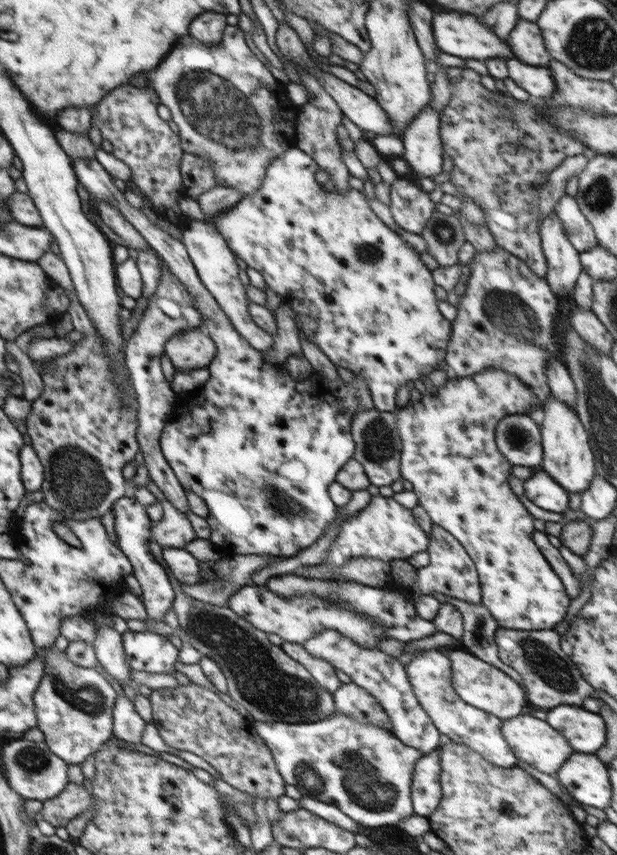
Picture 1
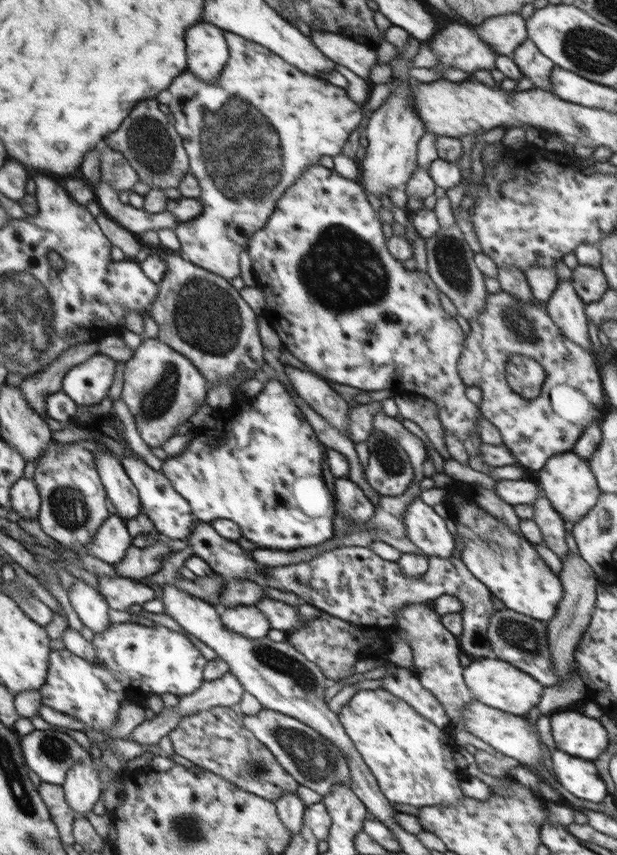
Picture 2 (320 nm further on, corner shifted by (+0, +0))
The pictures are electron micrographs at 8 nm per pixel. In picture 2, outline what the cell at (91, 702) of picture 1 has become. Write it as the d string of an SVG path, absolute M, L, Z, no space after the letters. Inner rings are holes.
M87 757L72 766L61 785L66 803L77 816L86 817L98 802L102 790L97 769L93 767L92 757Z

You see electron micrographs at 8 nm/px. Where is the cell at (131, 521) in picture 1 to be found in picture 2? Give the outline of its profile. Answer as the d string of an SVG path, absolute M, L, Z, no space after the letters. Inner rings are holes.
M108 451L96 453L95 467L120 518L125 521L136 519L140 510L139 492L126 474L121 459Z

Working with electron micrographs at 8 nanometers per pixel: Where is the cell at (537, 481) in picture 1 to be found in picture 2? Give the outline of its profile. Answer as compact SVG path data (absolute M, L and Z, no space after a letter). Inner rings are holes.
M530 477L520 480L499 480L495 484L495 493L508 504L531 504L544 496L544 491Z

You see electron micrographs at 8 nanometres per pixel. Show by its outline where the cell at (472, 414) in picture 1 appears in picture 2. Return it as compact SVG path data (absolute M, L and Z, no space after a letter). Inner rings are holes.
M458 482L445 488L448 492L445 504L458 536L464 542L461 562L492 595L504 603L506 609L536 620L549 621L557 613L557 606L564 596L559 576L550 570L528 540L514 534L510 527L477 505L473 499L474 489L470 484Z

